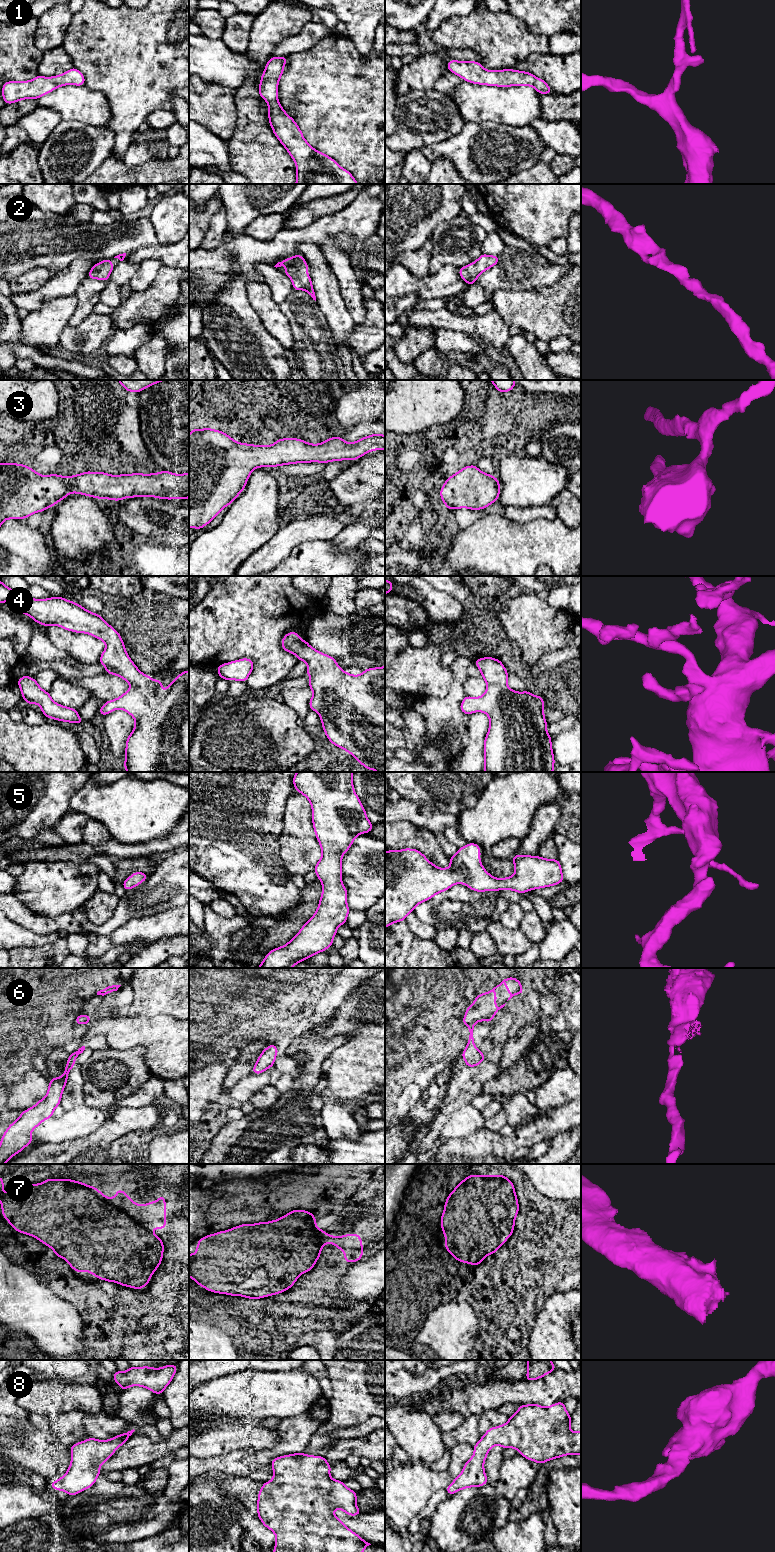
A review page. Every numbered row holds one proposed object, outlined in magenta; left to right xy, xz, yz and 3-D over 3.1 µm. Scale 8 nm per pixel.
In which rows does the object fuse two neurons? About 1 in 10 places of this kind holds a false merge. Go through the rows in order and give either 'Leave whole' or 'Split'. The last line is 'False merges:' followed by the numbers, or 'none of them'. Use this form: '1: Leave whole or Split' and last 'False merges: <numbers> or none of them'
1: Leave whole
2: Leave whole
3: Leave whole
4: Leave whole
5: Leave whole
6: Leave whole
7: Leave whole
8: Leave whole
False merges: none of them

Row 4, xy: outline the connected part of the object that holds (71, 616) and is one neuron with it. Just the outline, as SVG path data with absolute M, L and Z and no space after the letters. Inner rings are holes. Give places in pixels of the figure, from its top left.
M0 580L0 603L4 602L16 604L18 613L30 616L36 623L43 626L56 625L68 631L89 634L106 644L99 662L106 668L106 674L116 675L124 679L129 683L130 689L120 697L106 701L98 712L103 717L116 709L122 709L135 719L134 729L126 740L125 762L123 766L127 772L189 772L189 670L180 673L169 686L165 684L166 692L163 694L161 692L161 686L163 685L161 679L153 680L149 675L143 674L137 668L128 656L120 634L99 614L90 612L78 603L63 597L47 599L30 598L25 593L17 592L5 586Z

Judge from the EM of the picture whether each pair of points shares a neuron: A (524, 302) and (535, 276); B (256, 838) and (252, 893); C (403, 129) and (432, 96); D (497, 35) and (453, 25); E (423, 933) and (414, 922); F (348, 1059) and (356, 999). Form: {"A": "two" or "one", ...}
{"A": "two", "B": "one", "C": "one", "D": "one", "E": "one", "F": "one"}

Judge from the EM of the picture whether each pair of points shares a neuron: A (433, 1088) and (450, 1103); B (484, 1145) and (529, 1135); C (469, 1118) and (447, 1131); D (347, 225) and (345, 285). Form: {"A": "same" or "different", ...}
{"A": "different", "B": "same", "C": "same", "D": "different"}

